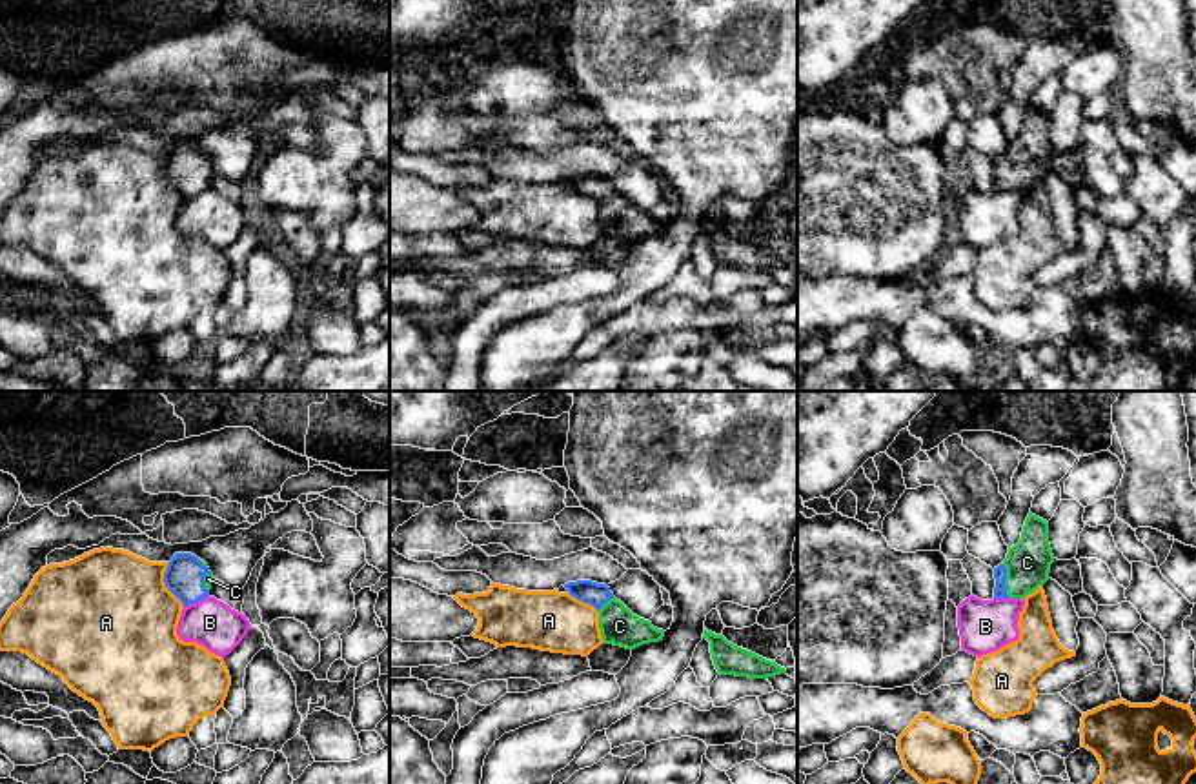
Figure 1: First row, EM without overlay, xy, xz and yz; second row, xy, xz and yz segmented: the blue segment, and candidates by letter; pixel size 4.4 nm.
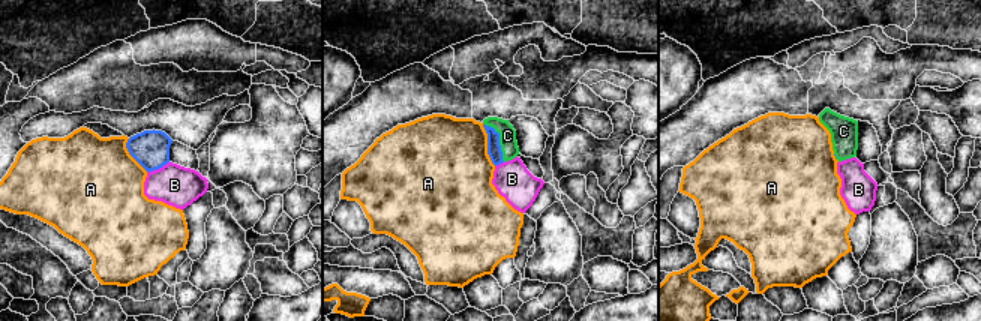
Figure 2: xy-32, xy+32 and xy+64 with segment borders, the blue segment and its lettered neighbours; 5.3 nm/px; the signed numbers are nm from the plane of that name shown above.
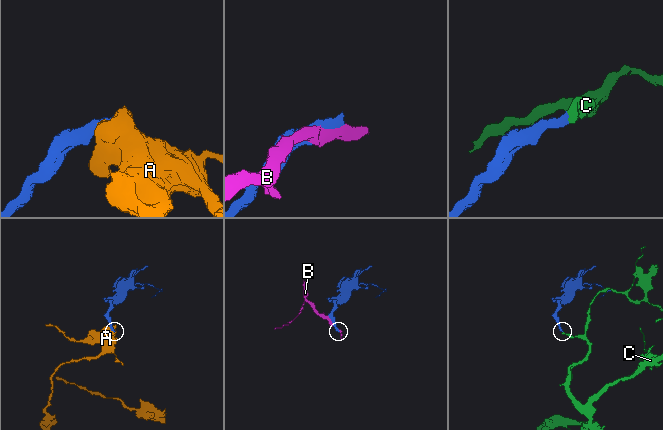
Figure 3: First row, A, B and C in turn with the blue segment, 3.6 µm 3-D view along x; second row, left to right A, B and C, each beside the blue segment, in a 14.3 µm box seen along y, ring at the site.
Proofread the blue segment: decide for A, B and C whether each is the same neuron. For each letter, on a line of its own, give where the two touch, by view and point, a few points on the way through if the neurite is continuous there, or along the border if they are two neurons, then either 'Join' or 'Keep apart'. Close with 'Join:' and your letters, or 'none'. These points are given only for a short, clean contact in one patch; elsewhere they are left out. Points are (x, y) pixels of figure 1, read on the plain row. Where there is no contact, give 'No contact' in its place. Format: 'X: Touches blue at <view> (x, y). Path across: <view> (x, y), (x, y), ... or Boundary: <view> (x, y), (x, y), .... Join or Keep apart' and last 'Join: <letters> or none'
A: Touches blue at xy (164, 175). Keep apart
B: Touches blue at xy (195, 195). Keep apart
C: Touches blue at yz (1003, 173). Path across: yz (1000, 166), (1003, 173), (1027, 155). Join
Join: C

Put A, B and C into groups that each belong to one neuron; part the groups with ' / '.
A / B / C

